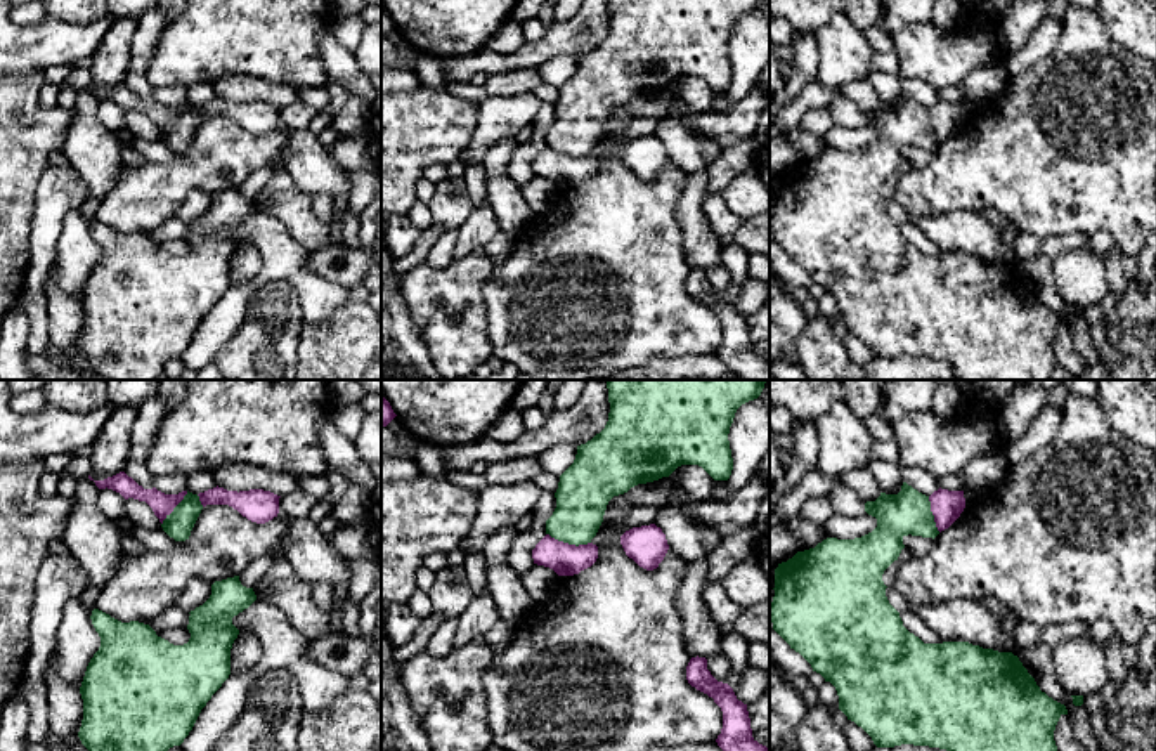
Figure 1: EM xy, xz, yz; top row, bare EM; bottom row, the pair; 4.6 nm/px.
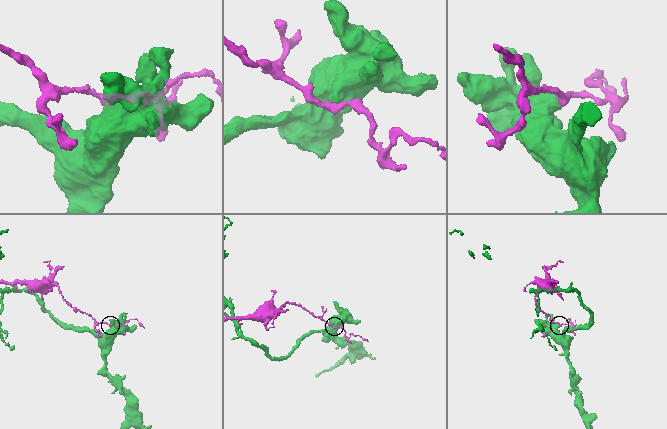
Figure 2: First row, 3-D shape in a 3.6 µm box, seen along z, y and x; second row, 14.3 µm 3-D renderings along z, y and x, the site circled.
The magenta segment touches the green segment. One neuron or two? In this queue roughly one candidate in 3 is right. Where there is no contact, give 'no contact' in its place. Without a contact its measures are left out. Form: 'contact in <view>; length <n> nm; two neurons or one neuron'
contact in xz; length 220 nm; two neurons

